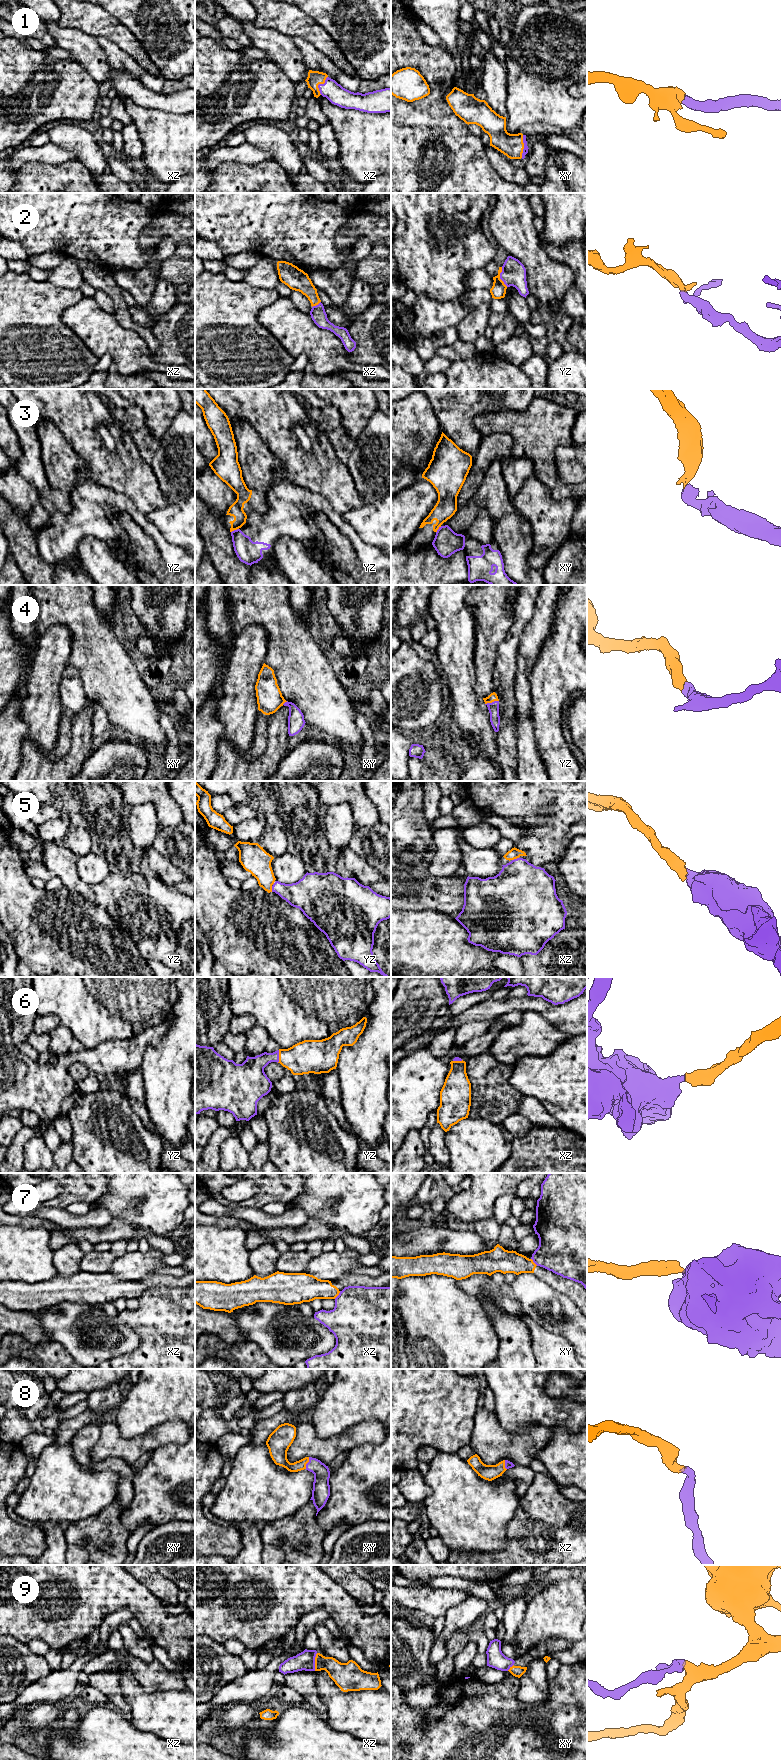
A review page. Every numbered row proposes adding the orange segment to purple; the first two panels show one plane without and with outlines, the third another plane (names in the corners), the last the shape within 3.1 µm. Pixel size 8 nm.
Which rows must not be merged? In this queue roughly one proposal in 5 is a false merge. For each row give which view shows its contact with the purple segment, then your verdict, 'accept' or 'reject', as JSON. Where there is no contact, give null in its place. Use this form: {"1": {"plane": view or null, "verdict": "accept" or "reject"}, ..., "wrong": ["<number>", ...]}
{"1": {"plane": "xy", "verdict": "accept"}, "2": {"plane": "yz", "verdict": "accept"}, "3": {"plane": "yz", "verdict": "reject"}, "4": {"plane": "yz", "verdict": "accept"}, "5": {"plane": "xz", "verdict": "accept"}, "6": {"plane": "yz", "verdict": "accept"}, "7": {"plane": "xz", "verdict": "reject"}, "8": {"plane": "xy", "verdict": "accept"}, "9": {"plane": "xz", "verdict": "reject"}, "wrong": ["3", "7", "9"]}

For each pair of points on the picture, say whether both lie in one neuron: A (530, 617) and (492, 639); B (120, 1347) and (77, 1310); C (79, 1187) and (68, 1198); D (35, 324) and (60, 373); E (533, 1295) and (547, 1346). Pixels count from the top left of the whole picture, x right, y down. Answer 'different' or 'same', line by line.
A: different
B: same
C: same
D: same
E: different

